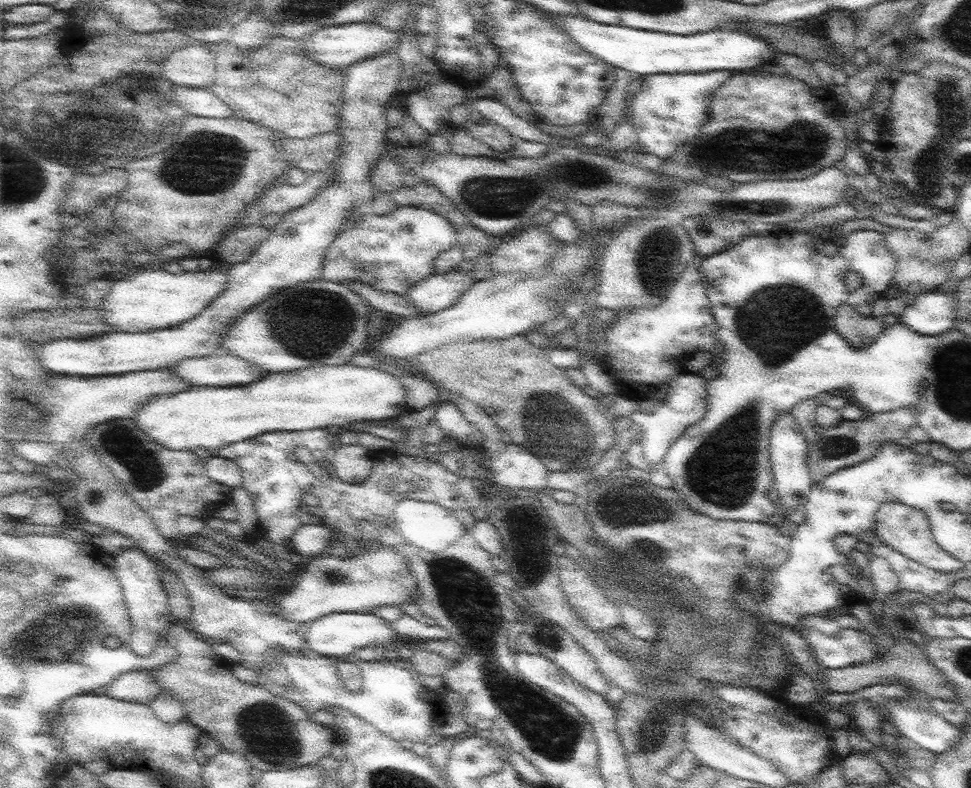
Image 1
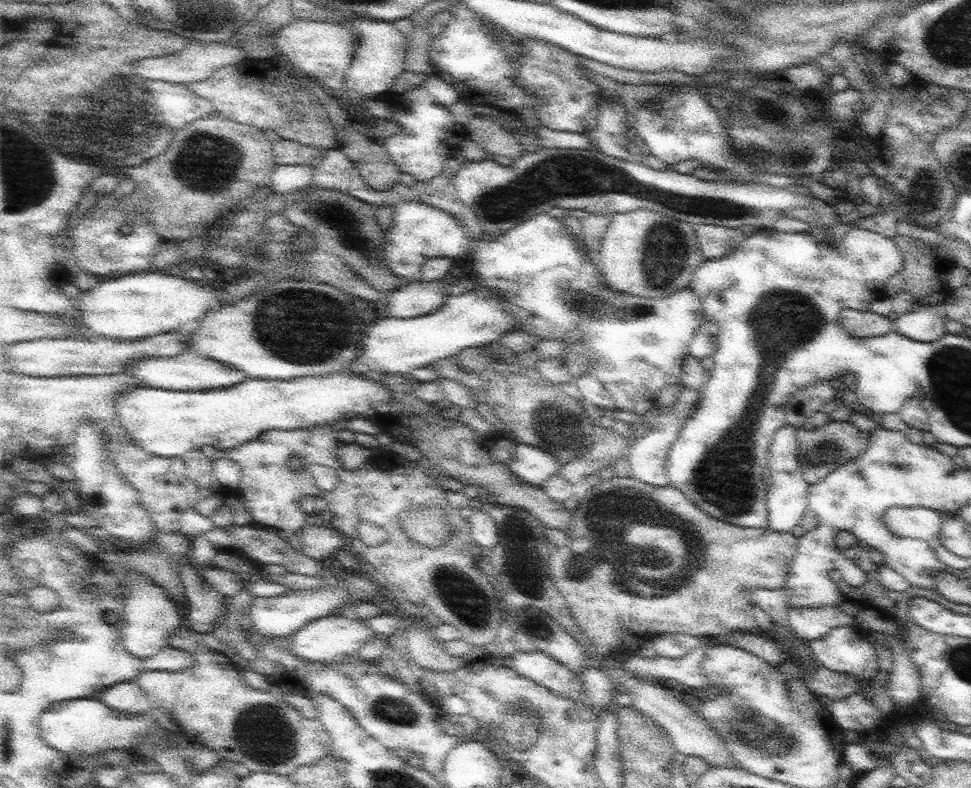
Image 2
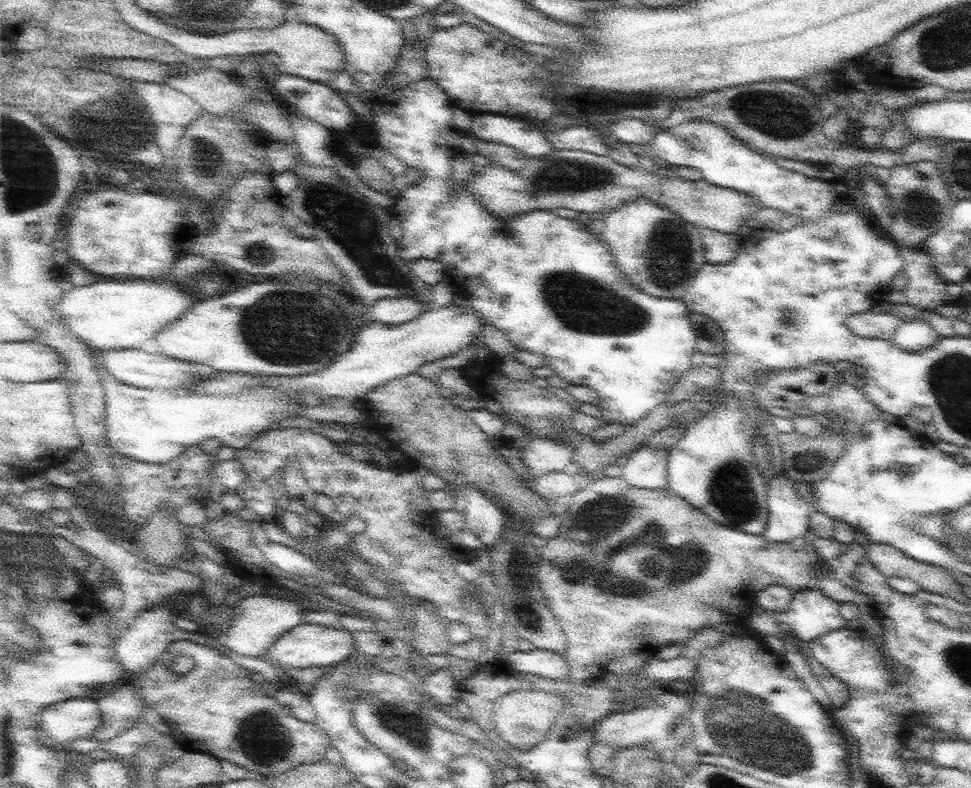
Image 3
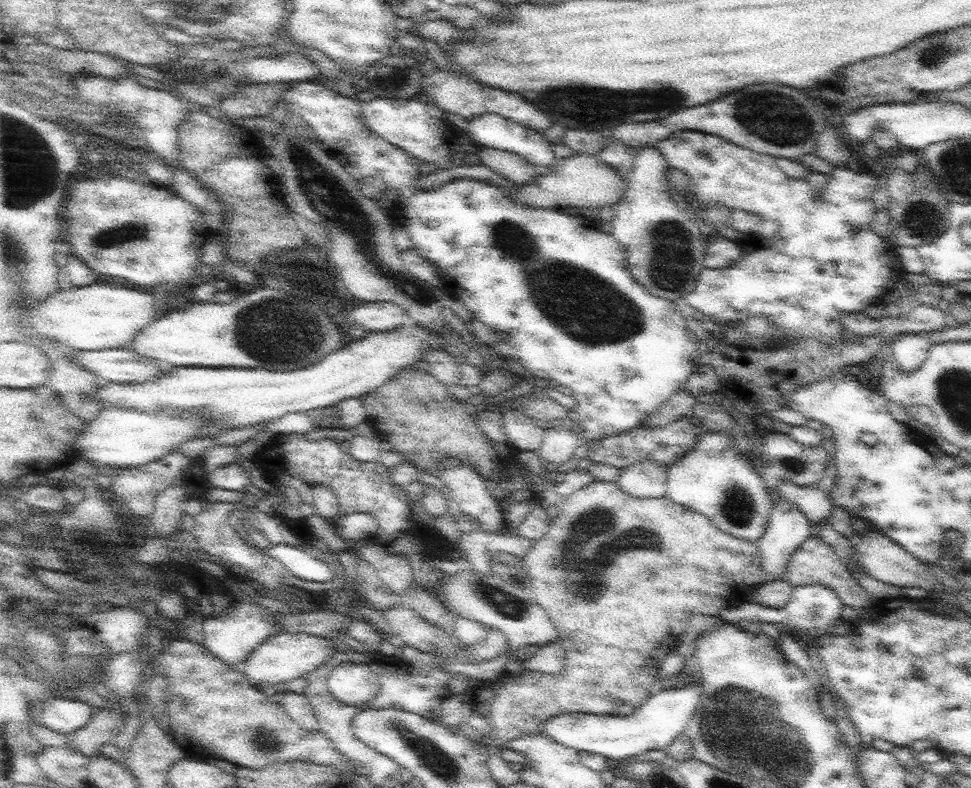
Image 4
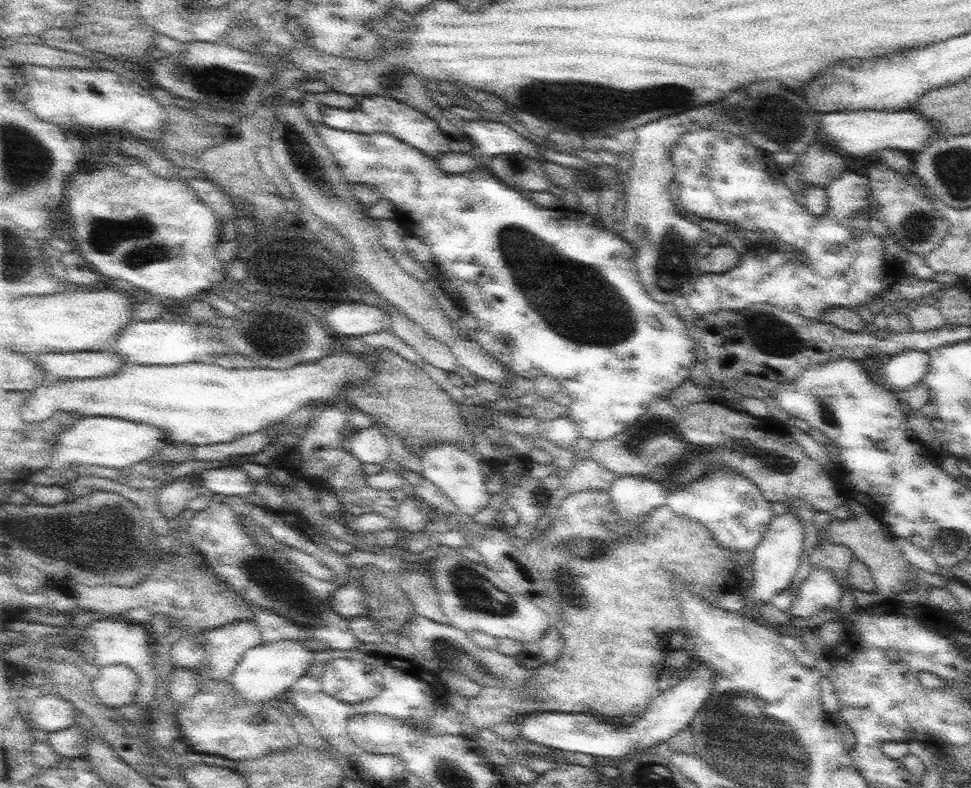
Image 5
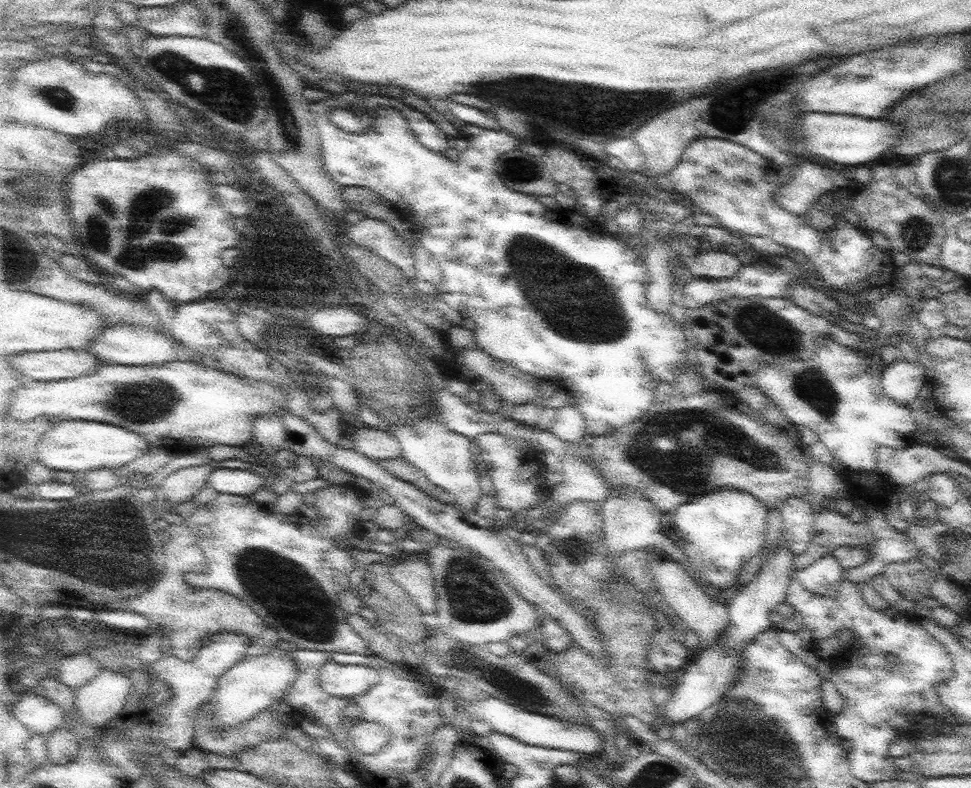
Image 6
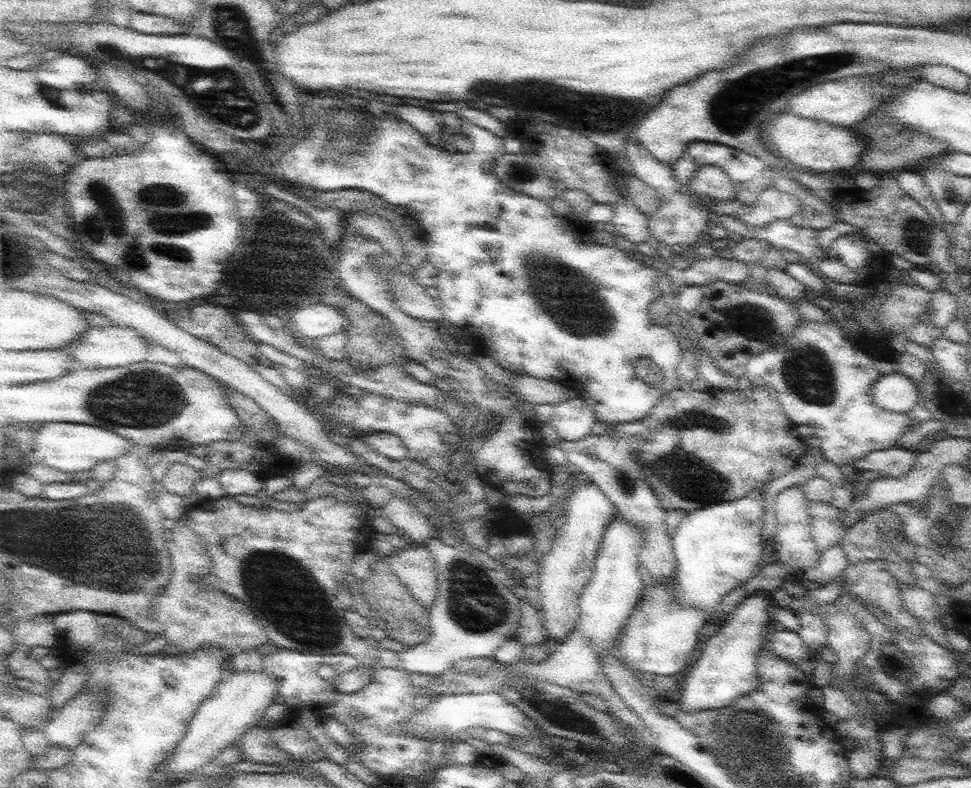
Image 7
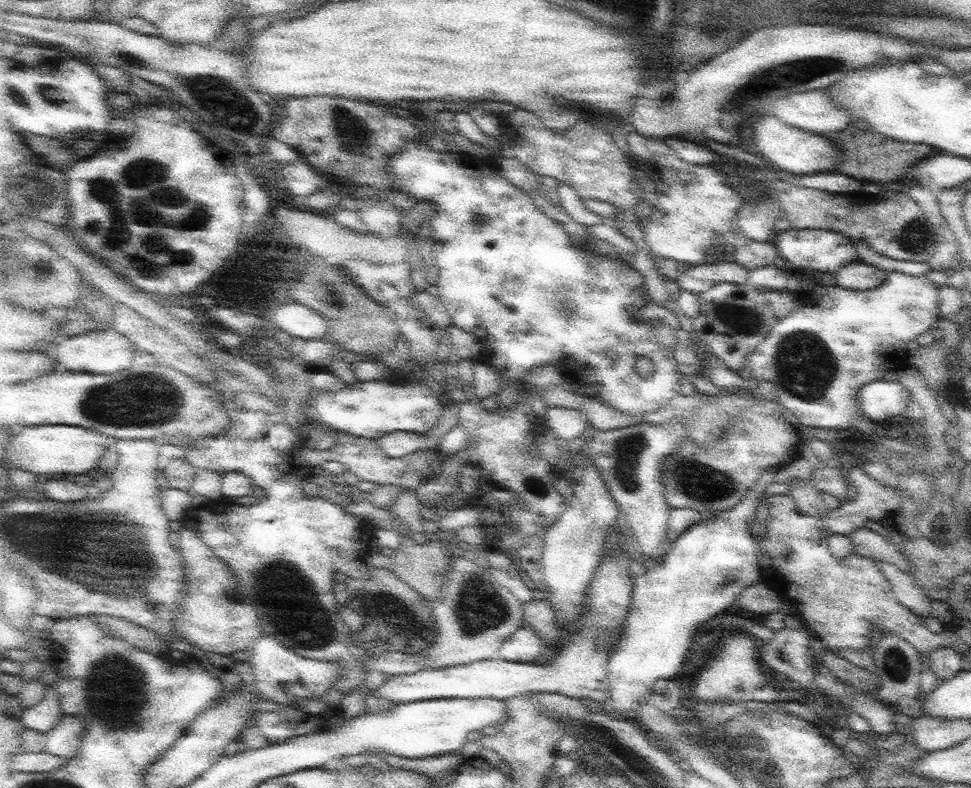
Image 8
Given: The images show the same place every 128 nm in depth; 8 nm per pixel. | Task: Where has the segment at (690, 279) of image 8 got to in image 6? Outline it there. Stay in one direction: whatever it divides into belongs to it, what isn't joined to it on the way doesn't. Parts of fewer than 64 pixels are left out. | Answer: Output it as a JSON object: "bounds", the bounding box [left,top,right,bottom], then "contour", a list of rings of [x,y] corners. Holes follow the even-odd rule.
{"bounds":[689,250,744,279],"contour":[[[719,250],[698,251],[692,260],[689,260],[689,272],[694,277],[707,279],[723,279],[734,276],[744,266],[736,253]]]}

